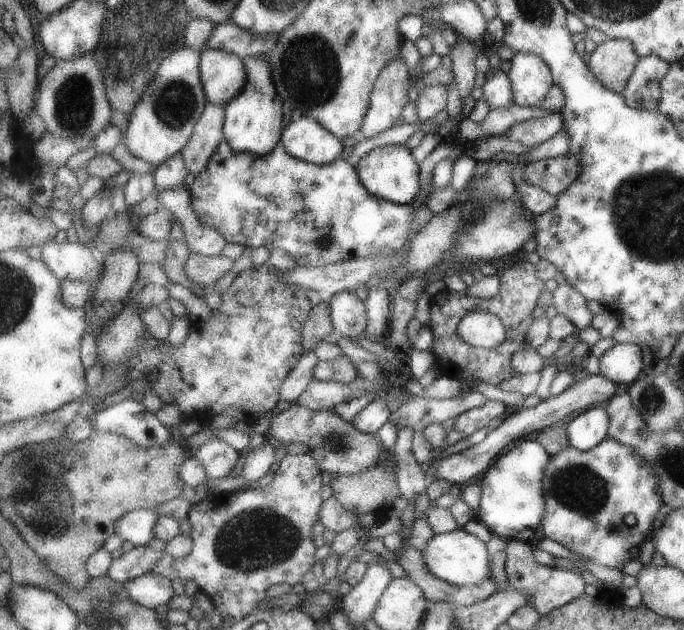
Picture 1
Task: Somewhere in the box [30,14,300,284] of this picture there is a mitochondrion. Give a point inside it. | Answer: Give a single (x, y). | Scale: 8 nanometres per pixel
(74, 97)

